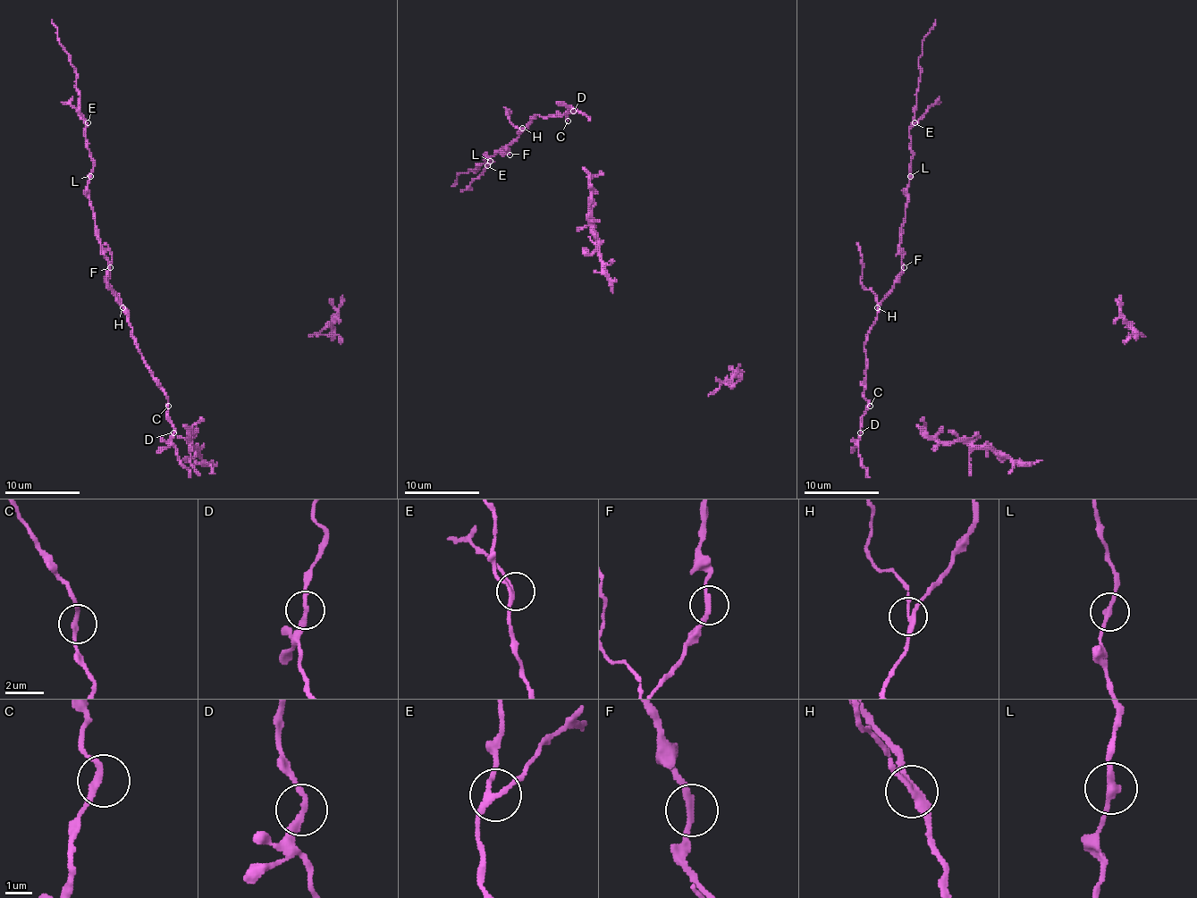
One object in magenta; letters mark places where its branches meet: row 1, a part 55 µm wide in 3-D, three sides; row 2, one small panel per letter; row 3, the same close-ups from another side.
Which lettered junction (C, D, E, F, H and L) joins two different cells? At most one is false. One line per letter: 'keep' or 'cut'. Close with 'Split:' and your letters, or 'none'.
C: keep
D: keep
E: keep
F: keep
H: cut
L: keep
Split: H

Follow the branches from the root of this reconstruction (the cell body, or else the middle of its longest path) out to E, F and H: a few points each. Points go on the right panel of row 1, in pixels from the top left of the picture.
E: (864, 398), (864, 344), (880, 301), (901, 271), (899, 239), (913, 156), (909, 129), (914, 122)
F: (864, 398), (864, 344), (868, 331), (877, 316), (880, 301), (904, 267)
H: (864, 398), (864, 344), (877, 316), (877, 306)

